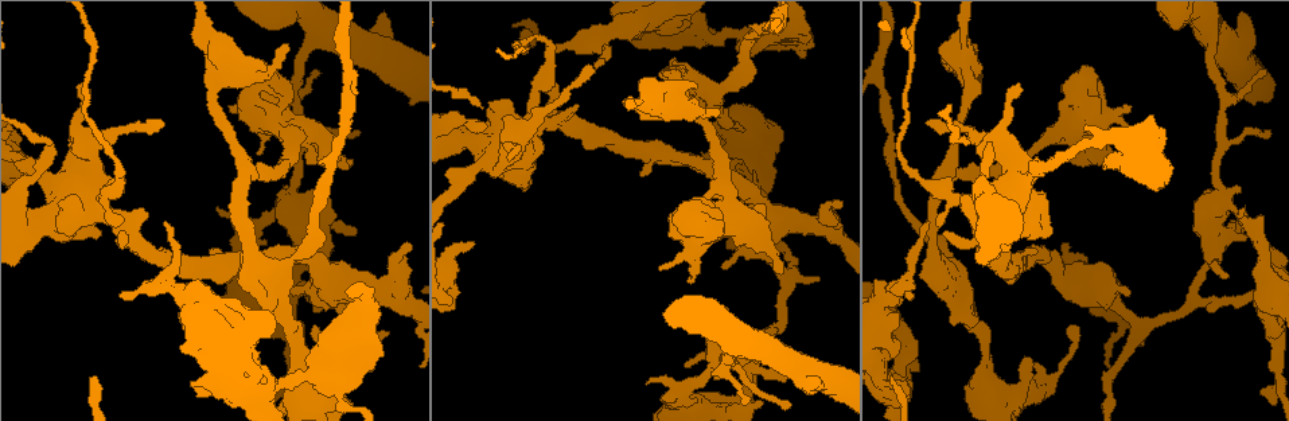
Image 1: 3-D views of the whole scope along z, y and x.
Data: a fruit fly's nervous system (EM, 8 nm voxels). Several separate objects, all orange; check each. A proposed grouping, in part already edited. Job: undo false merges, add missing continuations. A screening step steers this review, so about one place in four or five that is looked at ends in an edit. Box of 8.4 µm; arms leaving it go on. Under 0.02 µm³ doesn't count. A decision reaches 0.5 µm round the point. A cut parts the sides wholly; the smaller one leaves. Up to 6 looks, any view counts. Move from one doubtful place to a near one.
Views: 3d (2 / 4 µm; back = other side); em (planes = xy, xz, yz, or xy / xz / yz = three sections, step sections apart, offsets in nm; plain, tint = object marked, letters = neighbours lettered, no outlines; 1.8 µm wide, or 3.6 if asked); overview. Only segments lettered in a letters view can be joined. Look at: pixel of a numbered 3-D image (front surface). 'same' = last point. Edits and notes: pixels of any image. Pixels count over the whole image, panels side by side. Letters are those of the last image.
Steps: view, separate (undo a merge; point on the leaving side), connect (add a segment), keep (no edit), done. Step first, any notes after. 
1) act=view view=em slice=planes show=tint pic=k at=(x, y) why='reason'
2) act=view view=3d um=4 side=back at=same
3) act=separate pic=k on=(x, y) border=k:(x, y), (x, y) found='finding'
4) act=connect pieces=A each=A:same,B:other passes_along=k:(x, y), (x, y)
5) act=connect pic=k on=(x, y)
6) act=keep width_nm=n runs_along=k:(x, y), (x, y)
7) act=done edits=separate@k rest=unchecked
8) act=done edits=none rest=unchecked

act=view view=em slice=planes show=letters pic=1 at=(740, 36) why='side arm on a straight run'

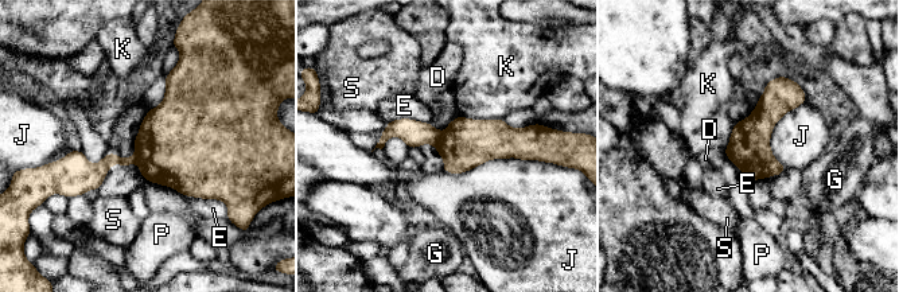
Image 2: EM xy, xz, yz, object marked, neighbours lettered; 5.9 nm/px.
act=separate pic=2 on=(466, 143) each=D:other,E:other,G:other,J:other,K:other,P:other,S:other border=2:(443, 132), (435, 146) found='two cells meet here'

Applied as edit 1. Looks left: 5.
act=view view=3d um=2 pic=1 at=(280, 276) why='four or more arms meet'

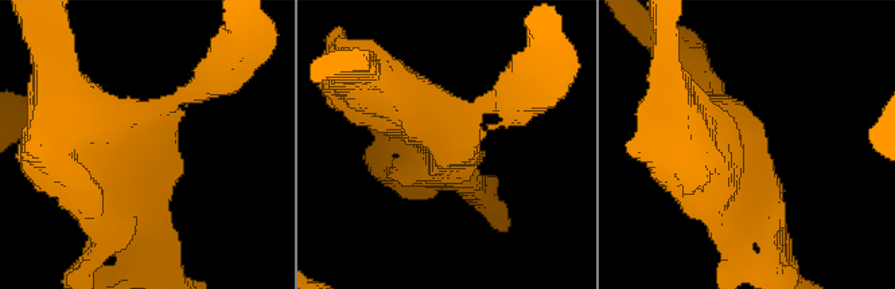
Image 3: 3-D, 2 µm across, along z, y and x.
act=view view=em slice=planes show=letters pic=3 at=(144, 151) why='need the tissue'

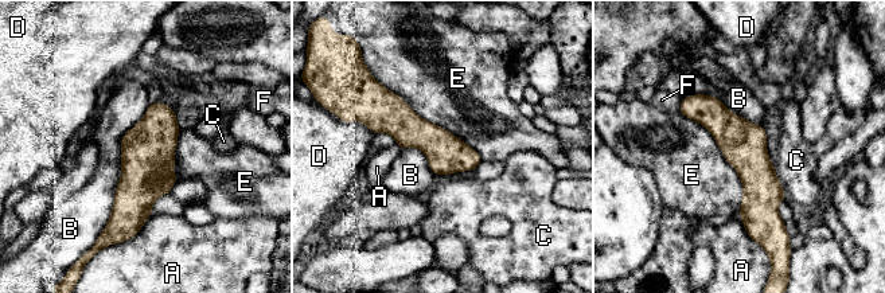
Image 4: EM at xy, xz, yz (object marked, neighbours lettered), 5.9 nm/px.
act=keep each=A:other,B:other,C:other,D:other,E:other,F:other runs_along=4:(686, 100), (752, 161), (751, 231) found='one cell here'

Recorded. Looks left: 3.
act=view view=3d um=4 pic=1 at=(247, 171)

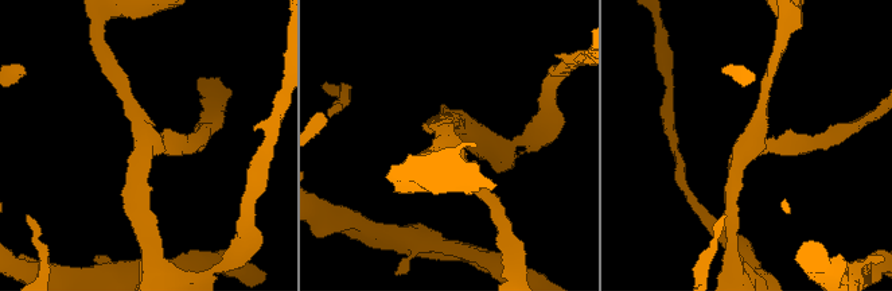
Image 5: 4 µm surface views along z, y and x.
act=view view=em slice=planes show=tint pic=5 at=(755, 145) arms=3 arm_widths_nm=180,190,200

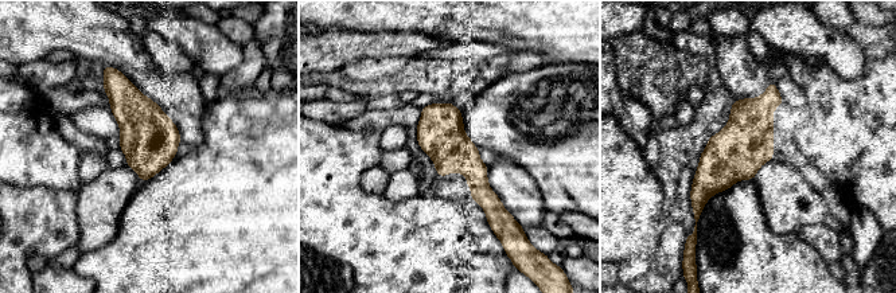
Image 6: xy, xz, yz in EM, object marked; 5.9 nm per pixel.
act=view view=em slice=planes show=letters at=same

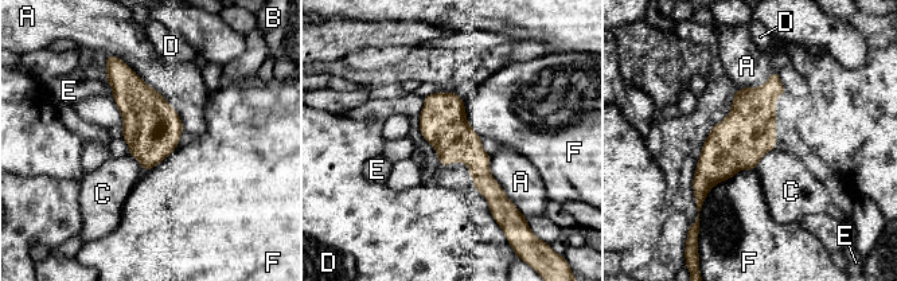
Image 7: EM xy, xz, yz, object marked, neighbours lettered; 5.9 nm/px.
act=keep longest_contact=A:650nm each=A:other,B:other,C:other,D:other,E:other,F:other border=7:(773, 148), (763, 156), (755, 168) found='continuous, no second cell'

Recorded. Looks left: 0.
act=done edits=separate@2 rest=unchecked

